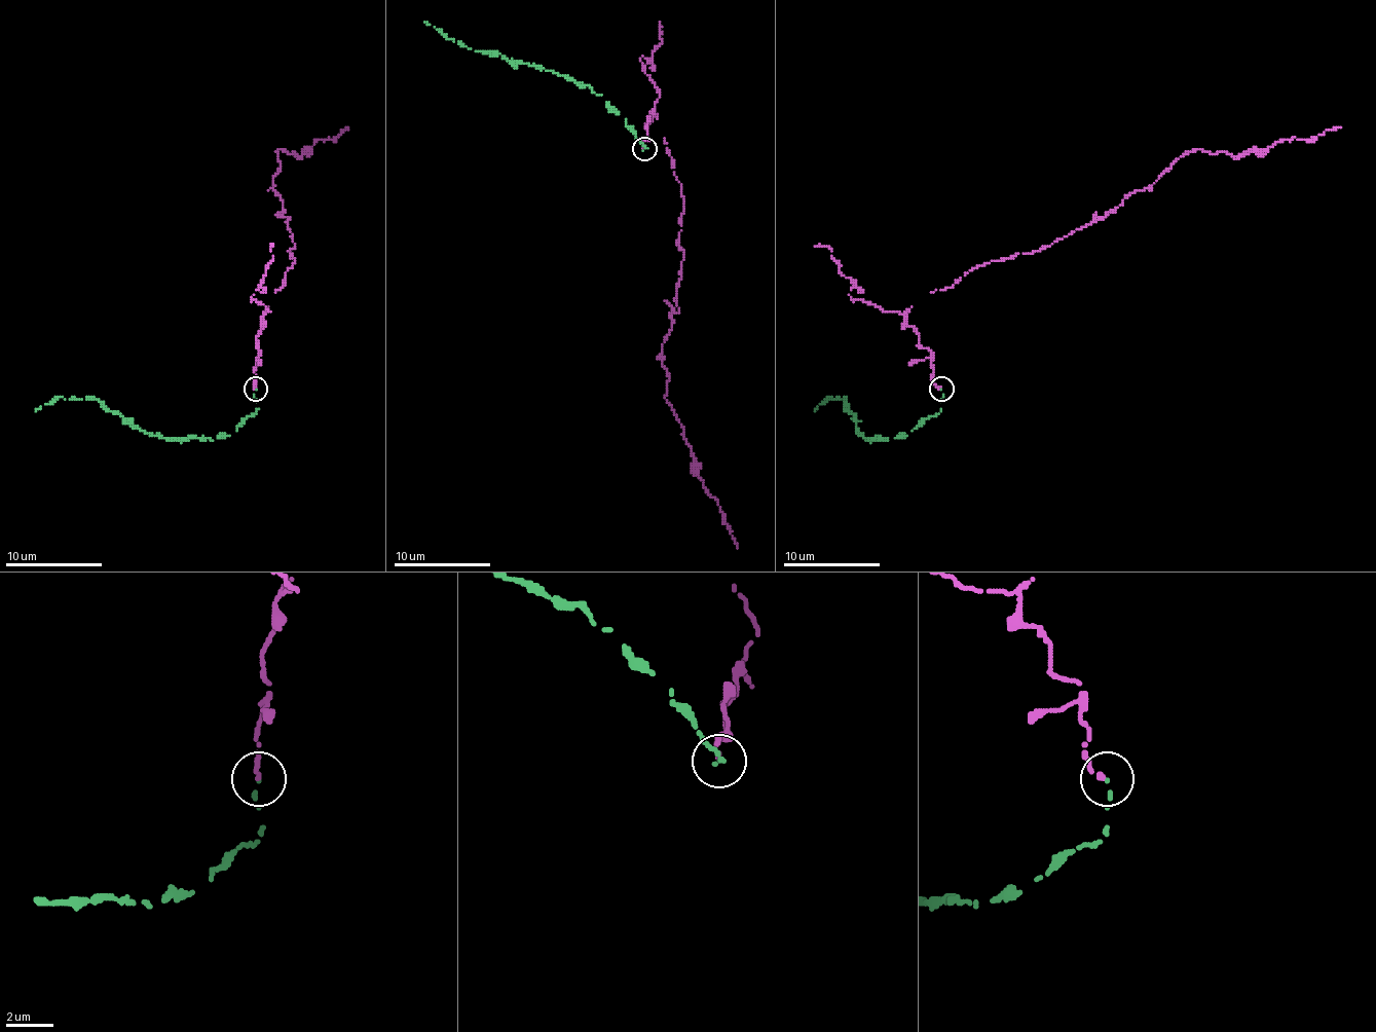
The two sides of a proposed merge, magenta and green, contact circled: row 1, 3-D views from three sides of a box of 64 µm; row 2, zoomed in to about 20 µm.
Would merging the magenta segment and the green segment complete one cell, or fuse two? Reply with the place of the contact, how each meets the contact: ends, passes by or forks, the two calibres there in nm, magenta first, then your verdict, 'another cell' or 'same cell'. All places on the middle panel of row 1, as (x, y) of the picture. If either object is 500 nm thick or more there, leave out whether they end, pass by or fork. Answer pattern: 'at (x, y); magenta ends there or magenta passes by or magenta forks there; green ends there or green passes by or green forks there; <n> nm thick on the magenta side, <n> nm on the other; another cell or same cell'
at (644, 148); magenta ends there; green ends there; 190 nm thick on the magenta side, 140 nm on the other; same cell

